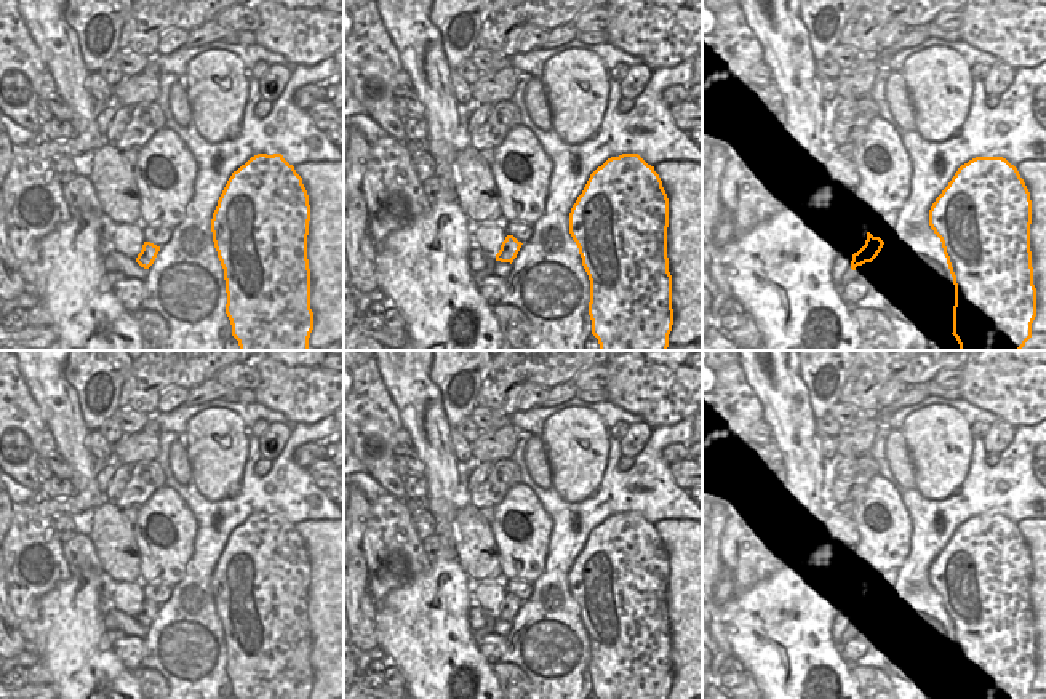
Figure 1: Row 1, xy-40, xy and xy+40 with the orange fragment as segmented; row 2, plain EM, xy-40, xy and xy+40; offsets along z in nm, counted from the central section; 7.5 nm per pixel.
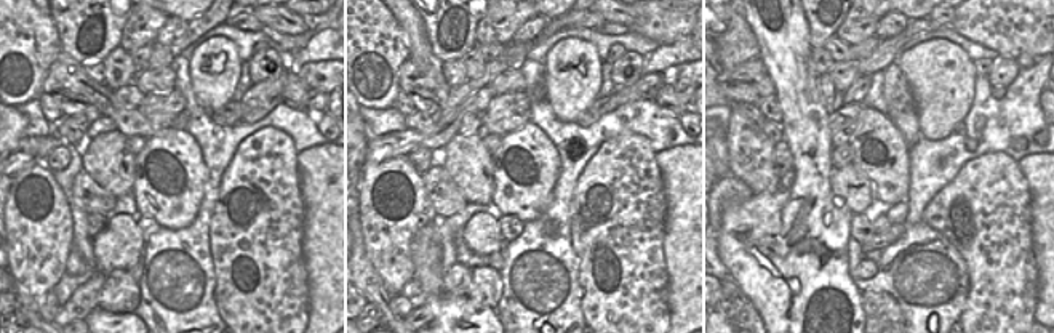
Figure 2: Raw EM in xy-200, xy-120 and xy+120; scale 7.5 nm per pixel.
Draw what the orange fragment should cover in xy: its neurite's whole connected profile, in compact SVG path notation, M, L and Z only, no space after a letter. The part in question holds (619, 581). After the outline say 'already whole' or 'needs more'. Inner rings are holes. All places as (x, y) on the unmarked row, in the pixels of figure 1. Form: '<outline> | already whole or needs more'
M638 512L608 517L569 571L569 592L590 638L589 673L598 699L669 699L673 683L667 616L669 557L654 525Z | already whole

